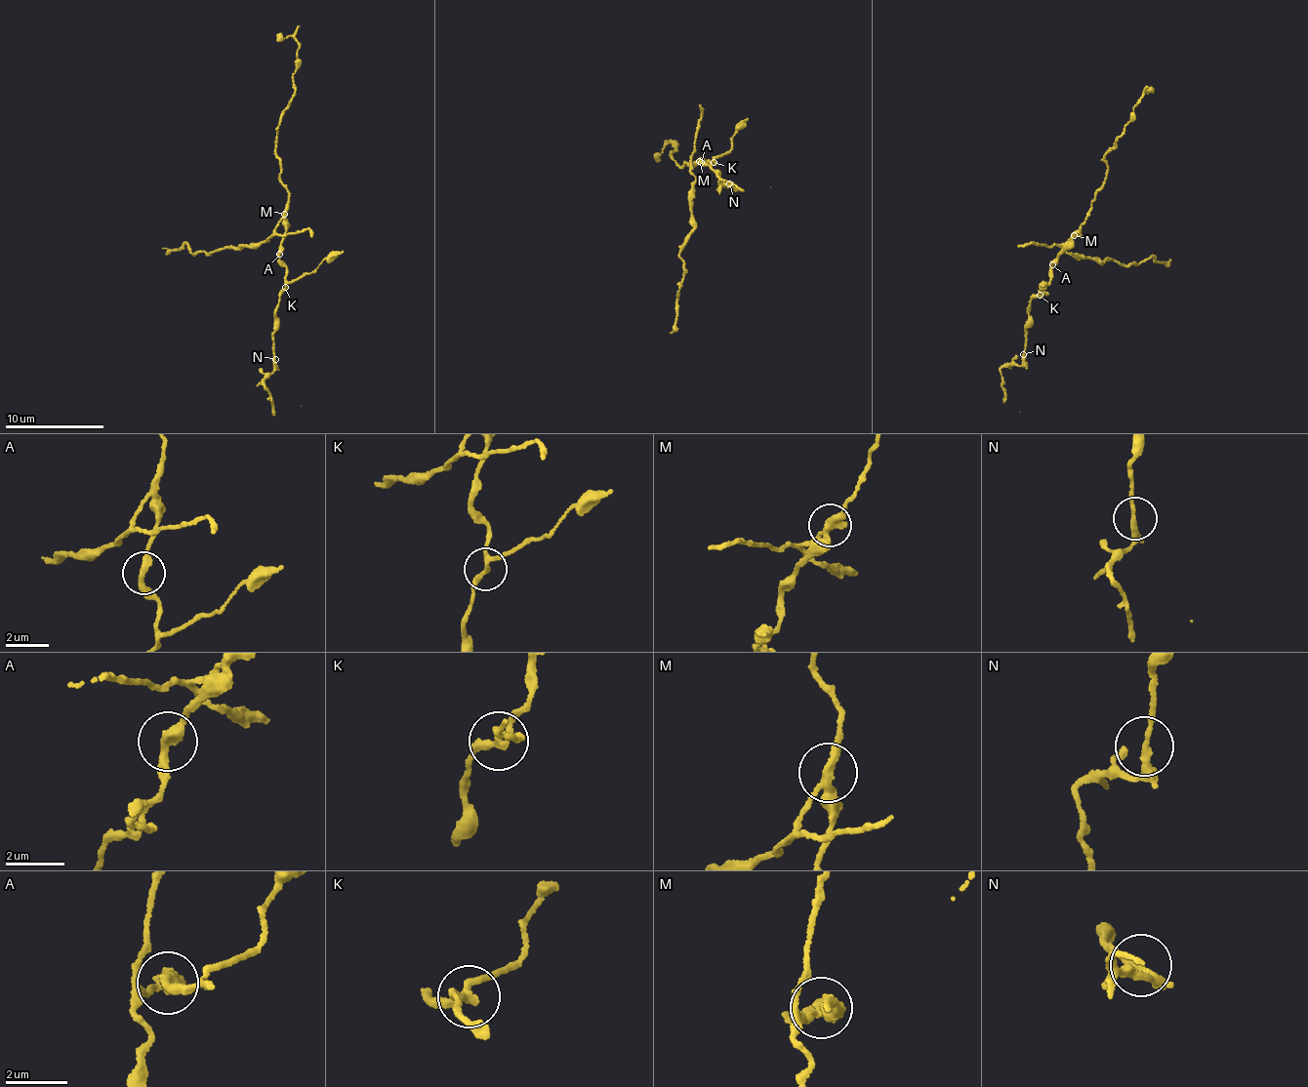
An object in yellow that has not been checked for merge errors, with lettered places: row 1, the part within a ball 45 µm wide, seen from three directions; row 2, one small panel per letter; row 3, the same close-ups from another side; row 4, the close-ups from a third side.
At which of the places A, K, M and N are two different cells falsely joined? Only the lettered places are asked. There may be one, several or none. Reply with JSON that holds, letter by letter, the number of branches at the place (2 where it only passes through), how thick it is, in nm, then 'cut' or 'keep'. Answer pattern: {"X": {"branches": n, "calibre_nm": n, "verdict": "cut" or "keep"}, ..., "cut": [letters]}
{"A": {"branches": 2, "calibre_nm": 320, "verdict": "keep"}, "K": {"branches": 3, "calibre_nm": 200, "verdict": "cut"}, "M": {"branches": 3, "calibre_nm": 280, "verdict": "cut"}, "N": {"branches": 3, "calibre_nm": 190, "verdict": "keep"}, "cut": ["K", "M"]}

